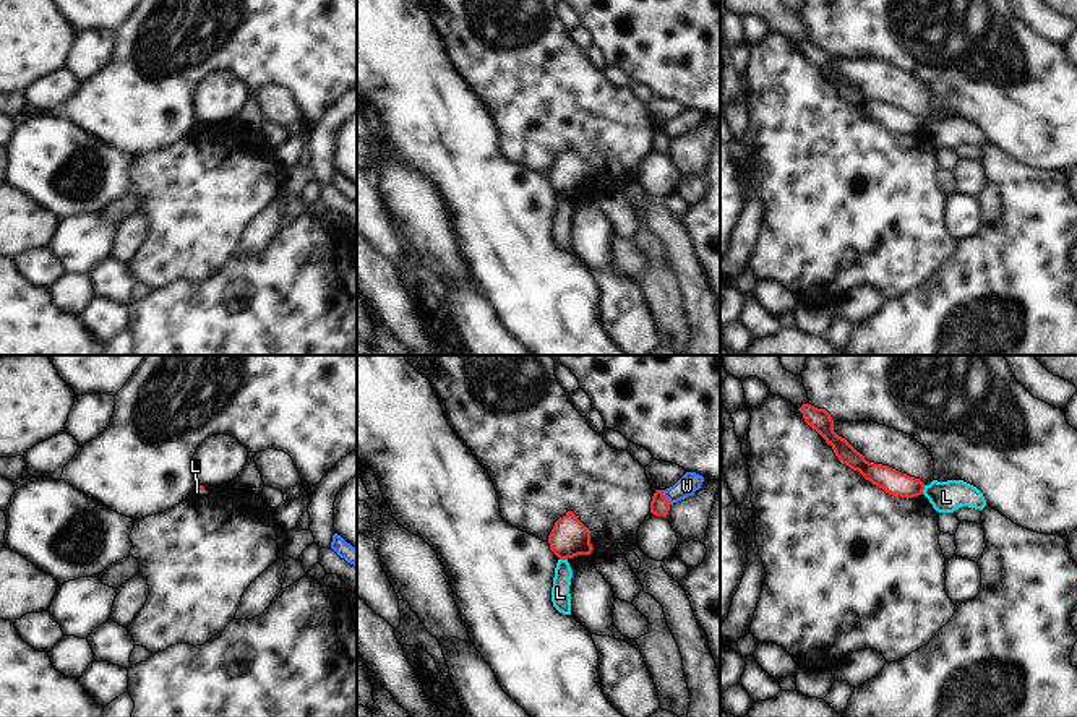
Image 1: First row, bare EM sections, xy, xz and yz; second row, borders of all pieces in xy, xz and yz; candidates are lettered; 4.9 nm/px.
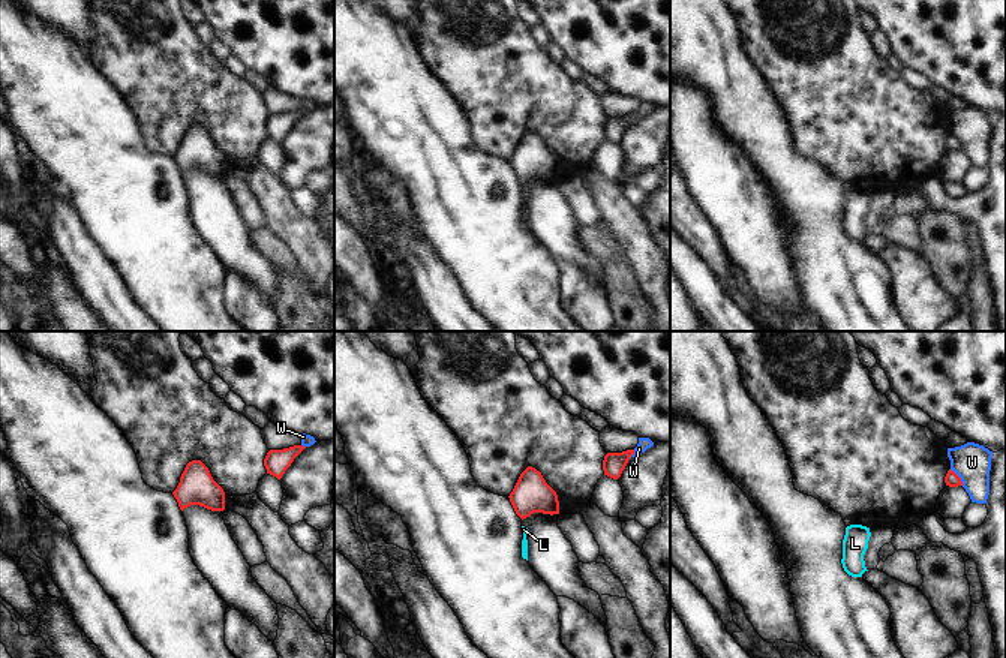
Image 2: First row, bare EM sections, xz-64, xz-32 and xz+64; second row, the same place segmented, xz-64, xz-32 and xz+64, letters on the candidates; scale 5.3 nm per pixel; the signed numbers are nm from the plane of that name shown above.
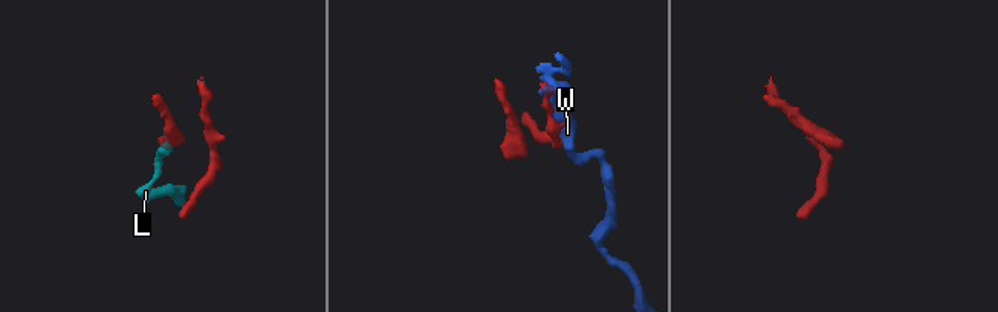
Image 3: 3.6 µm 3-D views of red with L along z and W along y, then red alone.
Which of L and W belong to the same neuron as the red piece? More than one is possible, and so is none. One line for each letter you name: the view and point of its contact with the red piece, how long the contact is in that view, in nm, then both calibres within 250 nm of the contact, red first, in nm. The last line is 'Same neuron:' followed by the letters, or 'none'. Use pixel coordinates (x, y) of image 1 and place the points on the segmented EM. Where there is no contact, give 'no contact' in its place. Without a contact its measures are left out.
Same neuron: none

